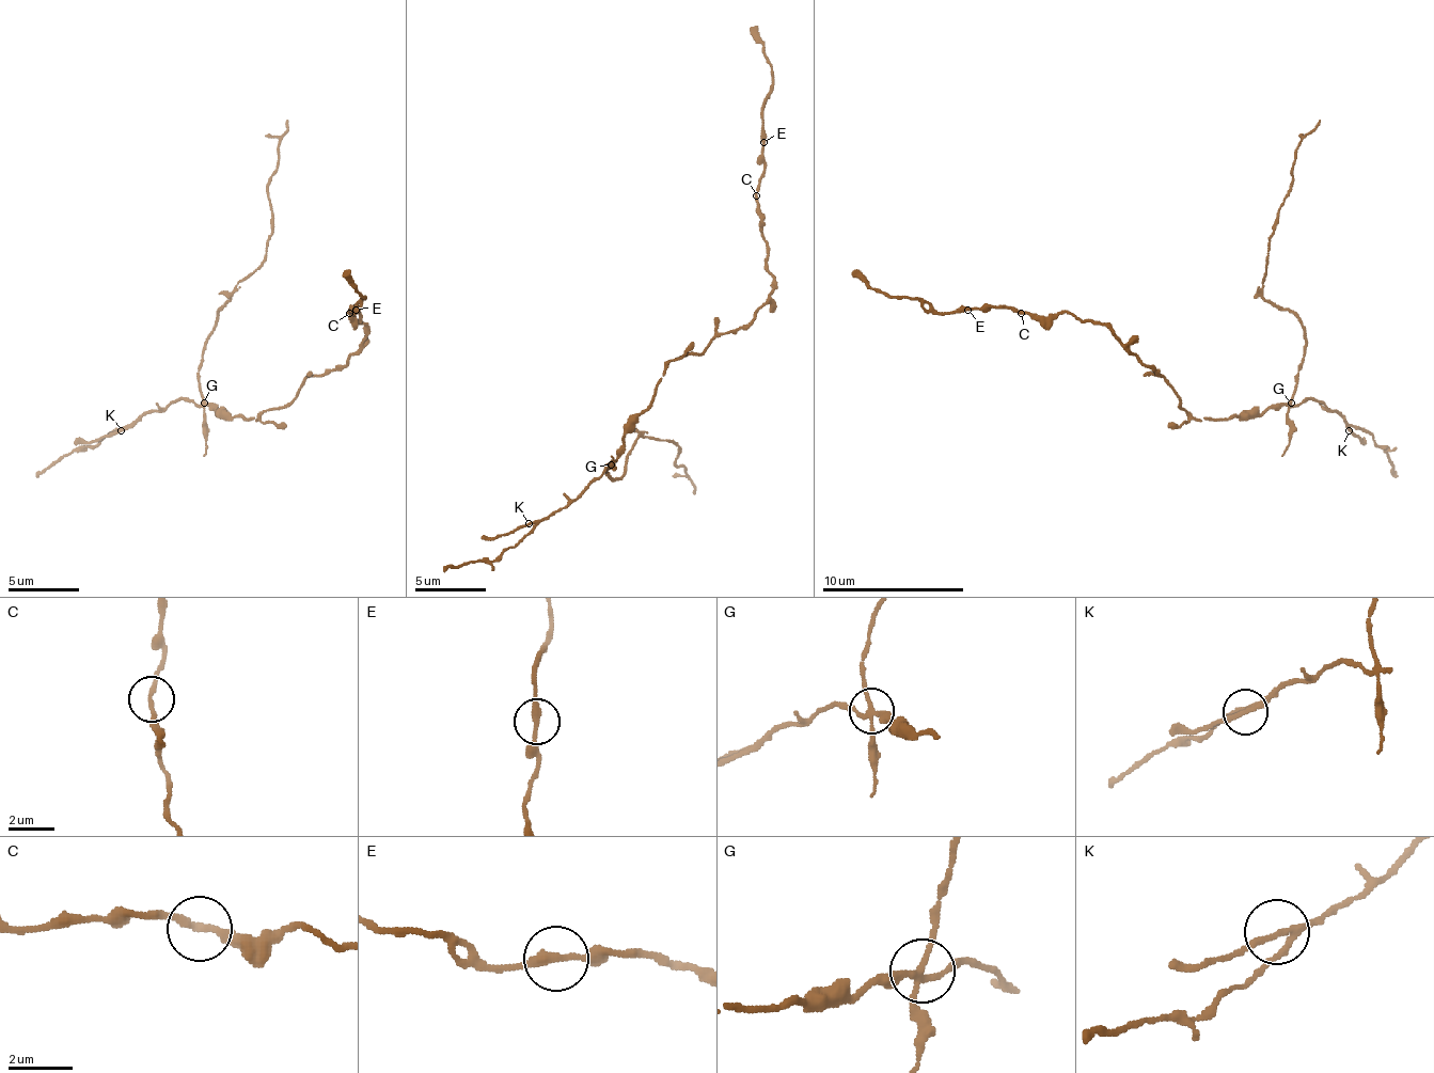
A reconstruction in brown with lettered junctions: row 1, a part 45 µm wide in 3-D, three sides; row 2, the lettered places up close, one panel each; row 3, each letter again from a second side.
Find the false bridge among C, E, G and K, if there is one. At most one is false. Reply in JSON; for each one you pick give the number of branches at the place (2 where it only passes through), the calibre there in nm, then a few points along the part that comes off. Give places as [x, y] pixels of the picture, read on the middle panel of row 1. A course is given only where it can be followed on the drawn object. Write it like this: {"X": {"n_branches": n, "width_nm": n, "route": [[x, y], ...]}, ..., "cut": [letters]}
{"G": {"n_branches": 4, "width_nm": 190, "route": [[611, 466], [607, 473], [614, 480], [625, 473], [639, 438], [675, 441], [675, 462], [686, 470], [696, 494]]}, "cut": ["G"]}

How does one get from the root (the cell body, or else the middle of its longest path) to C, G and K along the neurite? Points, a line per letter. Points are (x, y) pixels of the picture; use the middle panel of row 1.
C: (664, 369), (681, 356), (696, 356), (718, 334), (739, 331), (767, 299), (771, 273), (756, 195)
G: (664, 369), (654, 401), (639, 416), (639, 423), (625, 438), (625, 452), (611, 466)
K: (664, 369), (654, 401), (625, 438), (625, 452), (571, 502), (542, 519), (529, 523)

